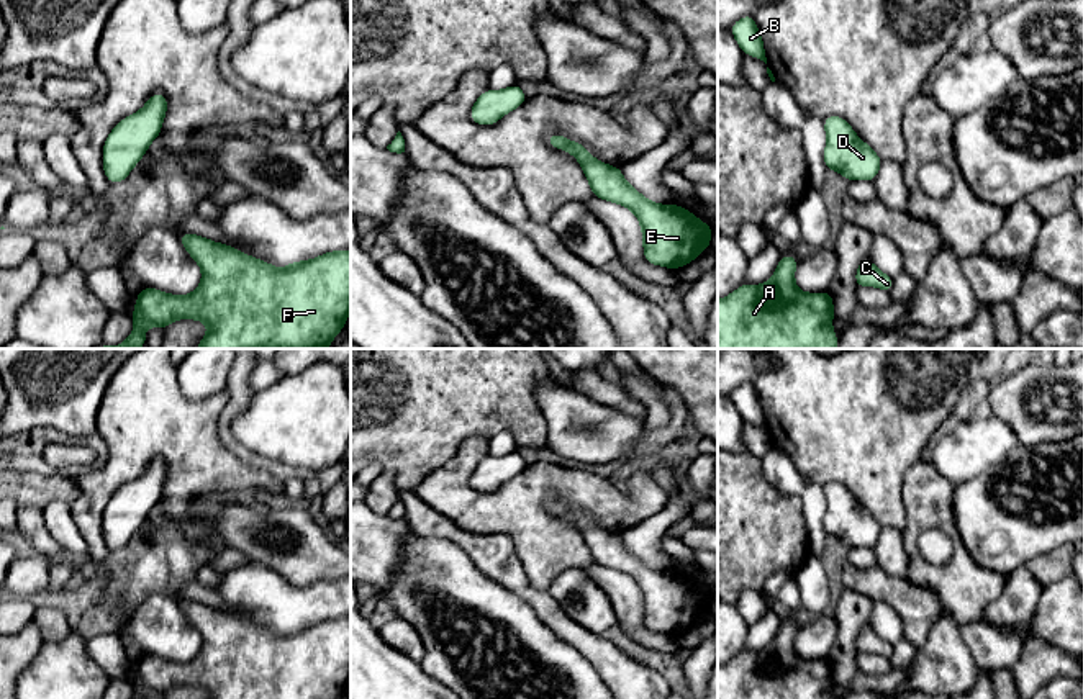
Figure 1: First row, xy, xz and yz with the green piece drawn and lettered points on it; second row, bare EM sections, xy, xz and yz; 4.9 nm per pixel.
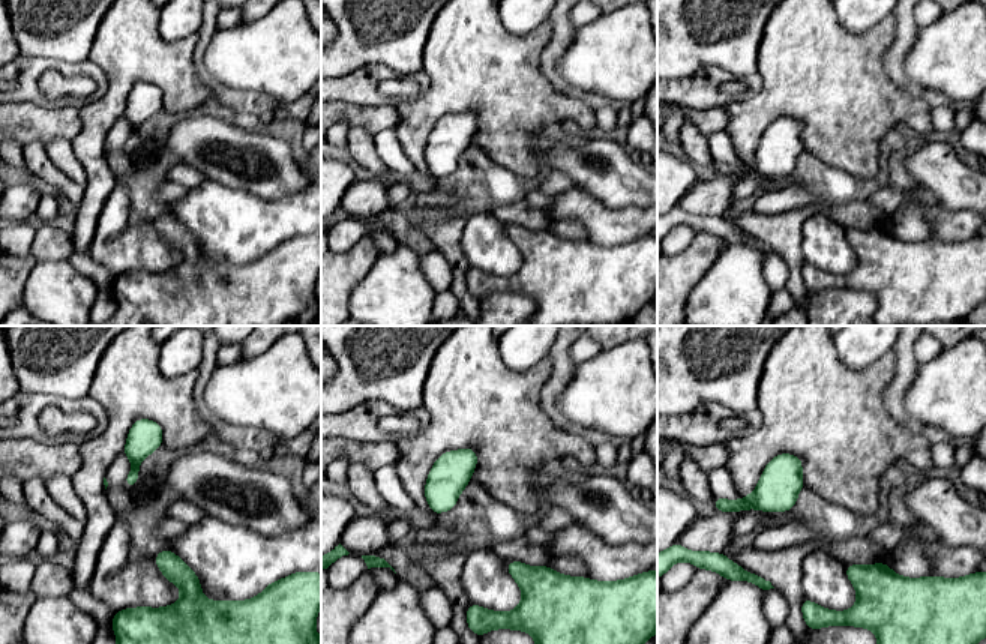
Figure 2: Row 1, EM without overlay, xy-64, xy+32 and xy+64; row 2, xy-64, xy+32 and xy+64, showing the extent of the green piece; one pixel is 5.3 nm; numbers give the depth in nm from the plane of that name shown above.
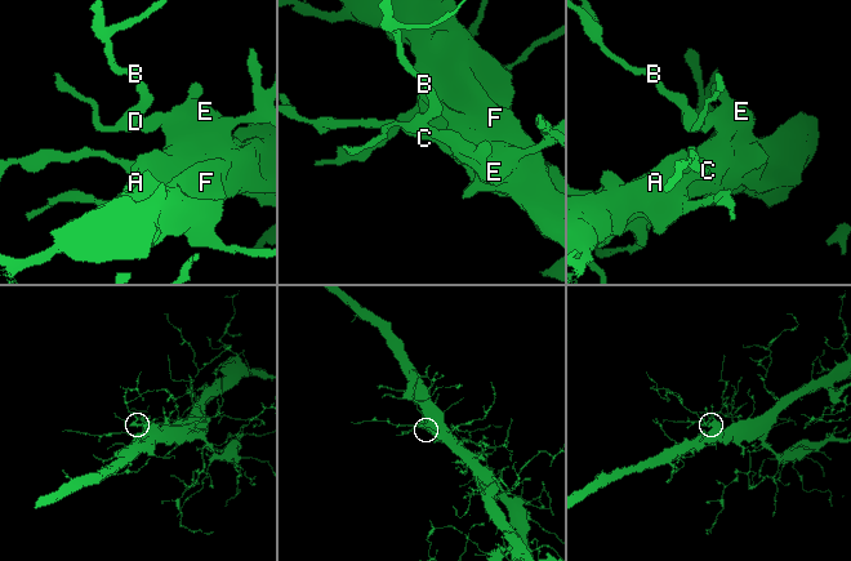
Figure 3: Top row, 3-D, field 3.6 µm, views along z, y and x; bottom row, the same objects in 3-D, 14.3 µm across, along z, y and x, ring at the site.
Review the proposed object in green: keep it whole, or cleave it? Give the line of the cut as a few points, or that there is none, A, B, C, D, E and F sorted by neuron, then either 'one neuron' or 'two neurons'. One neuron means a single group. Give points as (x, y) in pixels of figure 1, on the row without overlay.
cut none; groups A B C D E F; one neuron

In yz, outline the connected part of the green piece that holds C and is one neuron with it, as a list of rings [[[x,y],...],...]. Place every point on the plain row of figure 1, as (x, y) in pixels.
[[[870,624],[863,625],[855,638],[855,653],[878,653],[890,660],[893,655],[893,643],[881,640]]]

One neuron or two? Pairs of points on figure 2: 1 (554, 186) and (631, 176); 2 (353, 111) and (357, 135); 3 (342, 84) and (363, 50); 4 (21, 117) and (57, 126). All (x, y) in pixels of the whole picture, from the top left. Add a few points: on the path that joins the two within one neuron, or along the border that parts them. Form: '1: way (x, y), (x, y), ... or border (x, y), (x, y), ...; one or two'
1: border (551, 168), (559, 168), (575, 185); two
2: border (350, 126), (359, 126), (372, 137); two
3: border (384, 65), (362, 65), (336, 77); two
4: way (30, 122), (48, 123); one

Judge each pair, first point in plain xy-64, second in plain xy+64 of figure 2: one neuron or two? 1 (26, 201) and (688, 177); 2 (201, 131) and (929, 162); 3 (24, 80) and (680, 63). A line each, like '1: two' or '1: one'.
1: two
2: one
3: two

